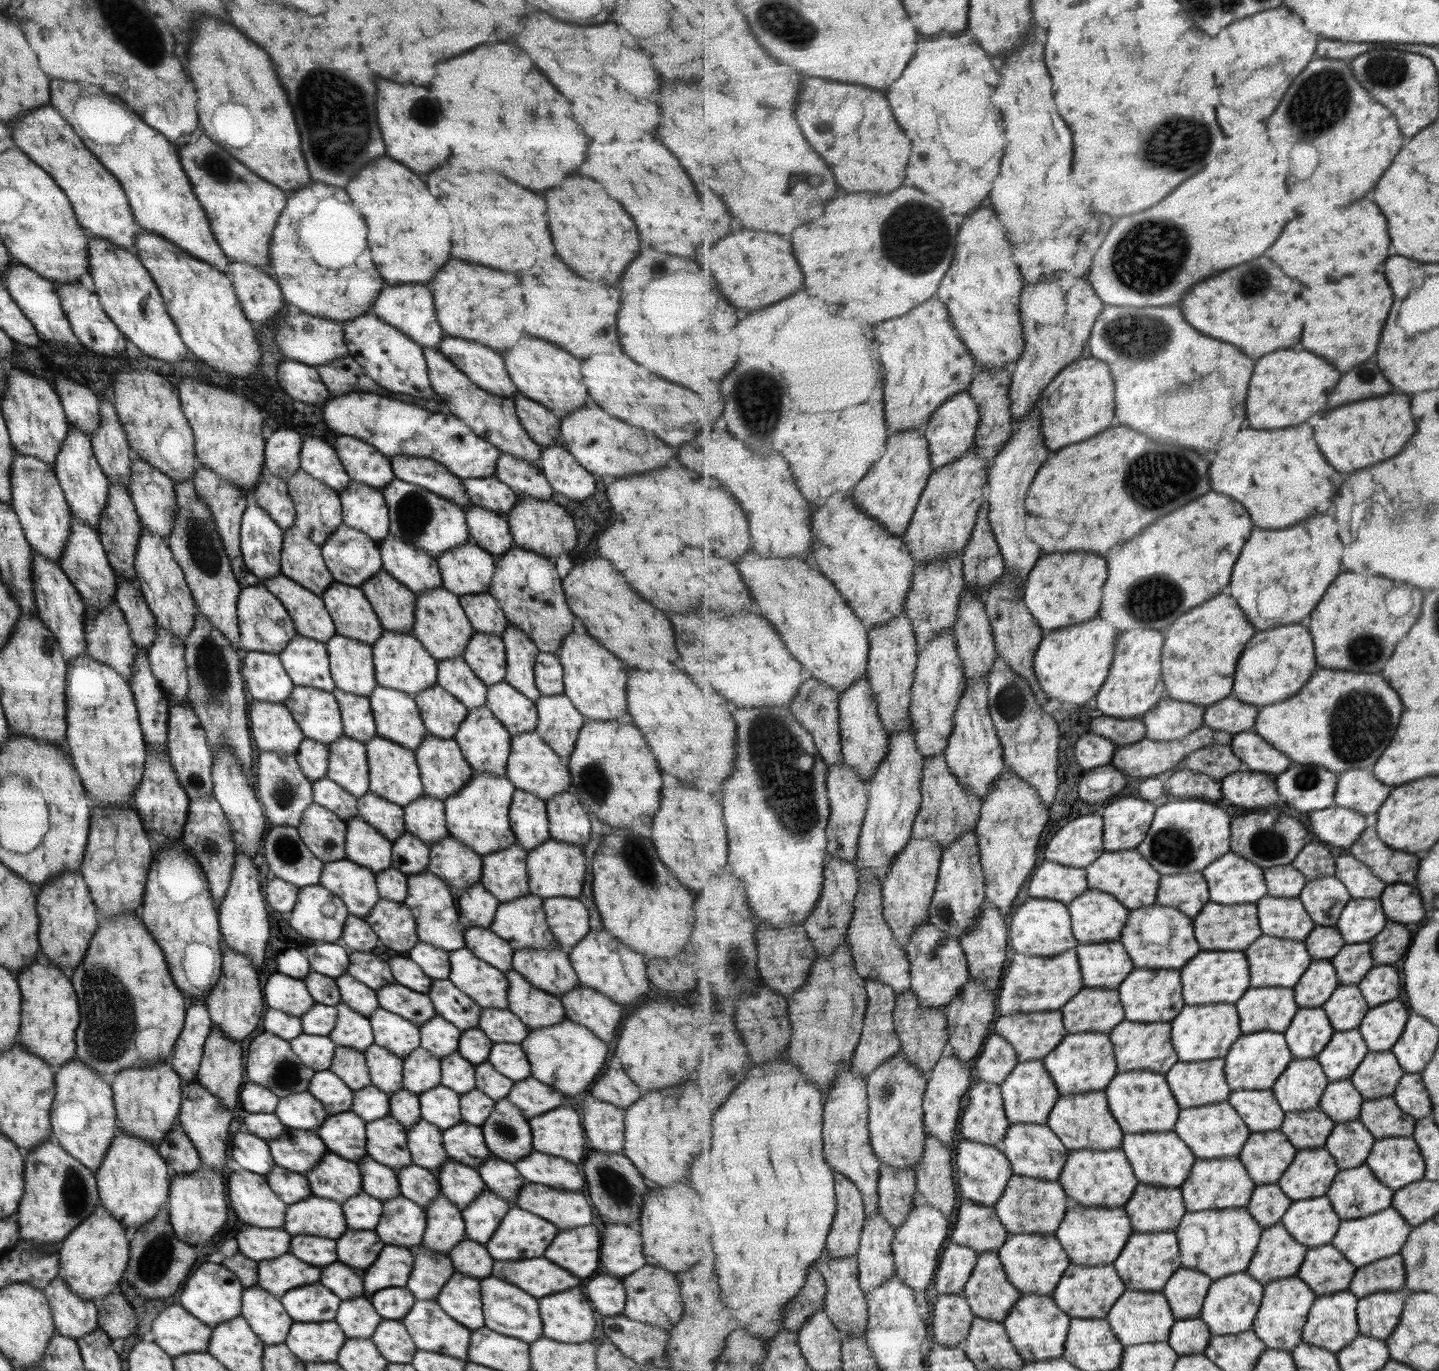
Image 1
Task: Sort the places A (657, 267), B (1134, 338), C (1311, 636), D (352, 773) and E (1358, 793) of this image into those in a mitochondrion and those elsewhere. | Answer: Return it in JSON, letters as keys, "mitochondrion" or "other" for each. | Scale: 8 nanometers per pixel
{"A":"mitochondrion","B":"mitochondrion","C":"other","D":"other","E":"other"}

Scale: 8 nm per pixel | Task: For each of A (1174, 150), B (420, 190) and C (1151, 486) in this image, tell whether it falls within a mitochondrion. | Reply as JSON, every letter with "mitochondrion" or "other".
{"A":"mitochondrion","B":"other","C":"mitochondrion"}

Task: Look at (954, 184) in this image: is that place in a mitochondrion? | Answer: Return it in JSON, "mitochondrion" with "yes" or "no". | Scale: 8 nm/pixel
{"mitochondrion":"no"}

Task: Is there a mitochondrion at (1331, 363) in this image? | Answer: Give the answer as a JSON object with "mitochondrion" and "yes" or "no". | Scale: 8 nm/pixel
{"mitochondrion":"no"}

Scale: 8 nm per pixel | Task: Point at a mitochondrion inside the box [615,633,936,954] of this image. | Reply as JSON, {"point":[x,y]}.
{"point":[785,774]}

